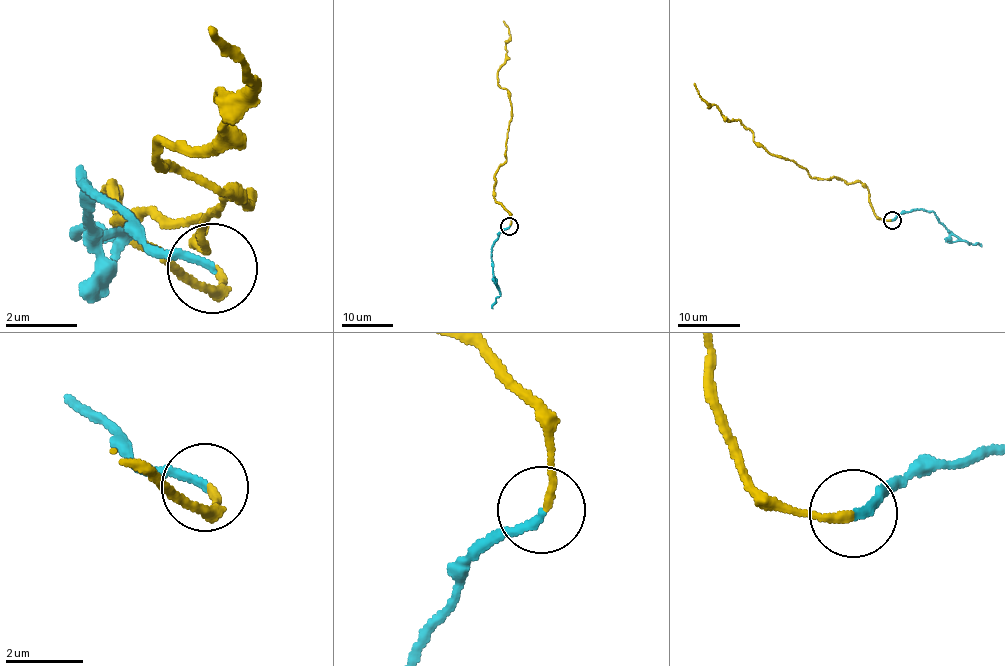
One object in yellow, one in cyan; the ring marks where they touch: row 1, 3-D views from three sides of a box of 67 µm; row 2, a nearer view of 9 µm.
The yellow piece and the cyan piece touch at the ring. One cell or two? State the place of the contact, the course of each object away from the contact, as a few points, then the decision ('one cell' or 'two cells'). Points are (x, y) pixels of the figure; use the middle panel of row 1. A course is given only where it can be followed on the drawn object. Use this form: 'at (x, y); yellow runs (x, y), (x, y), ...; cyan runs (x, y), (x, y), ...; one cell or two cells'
at (509, 226); yellow runs (510, 226), (494, 191), (511, 106), (497, 77), (509, 37), (502, 21); cyan runs (509, 226), (500, 233), (492, 246), (494, 279), (500, 294), (493, 309); one cell

